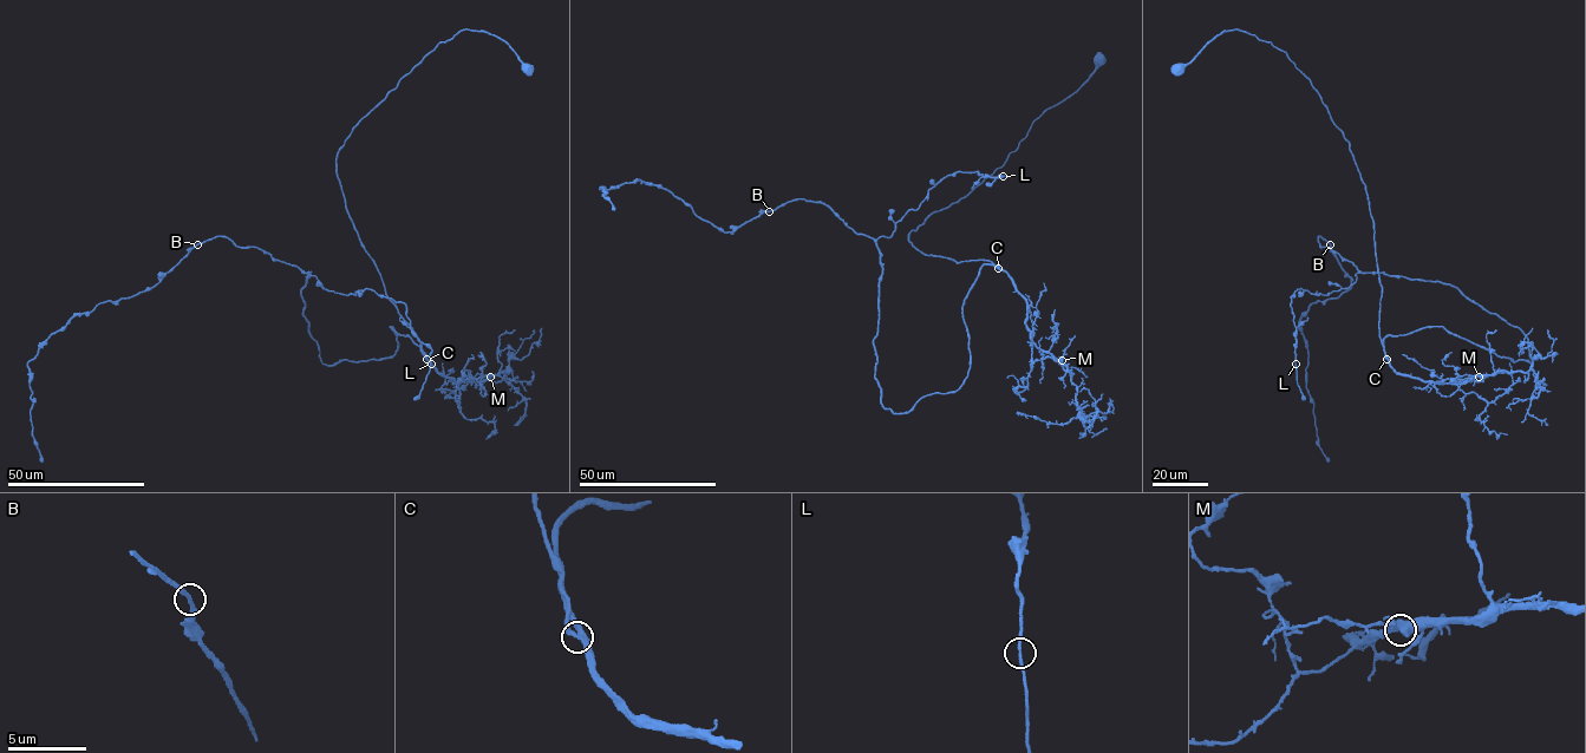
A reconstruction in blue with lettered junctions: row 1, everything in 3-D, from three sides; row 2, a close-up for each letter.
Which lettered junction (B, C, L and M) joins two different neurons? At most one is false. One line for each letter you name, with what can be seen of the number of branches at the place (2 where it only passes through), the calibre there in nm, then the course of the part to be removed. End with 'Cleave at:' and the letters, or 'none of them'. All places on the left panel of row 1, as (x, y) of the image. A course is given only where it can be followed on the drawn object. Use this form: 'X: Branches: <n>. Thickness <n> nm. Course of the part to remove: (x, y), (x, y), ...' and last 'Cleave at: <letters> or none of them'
Cleave at: none of them

